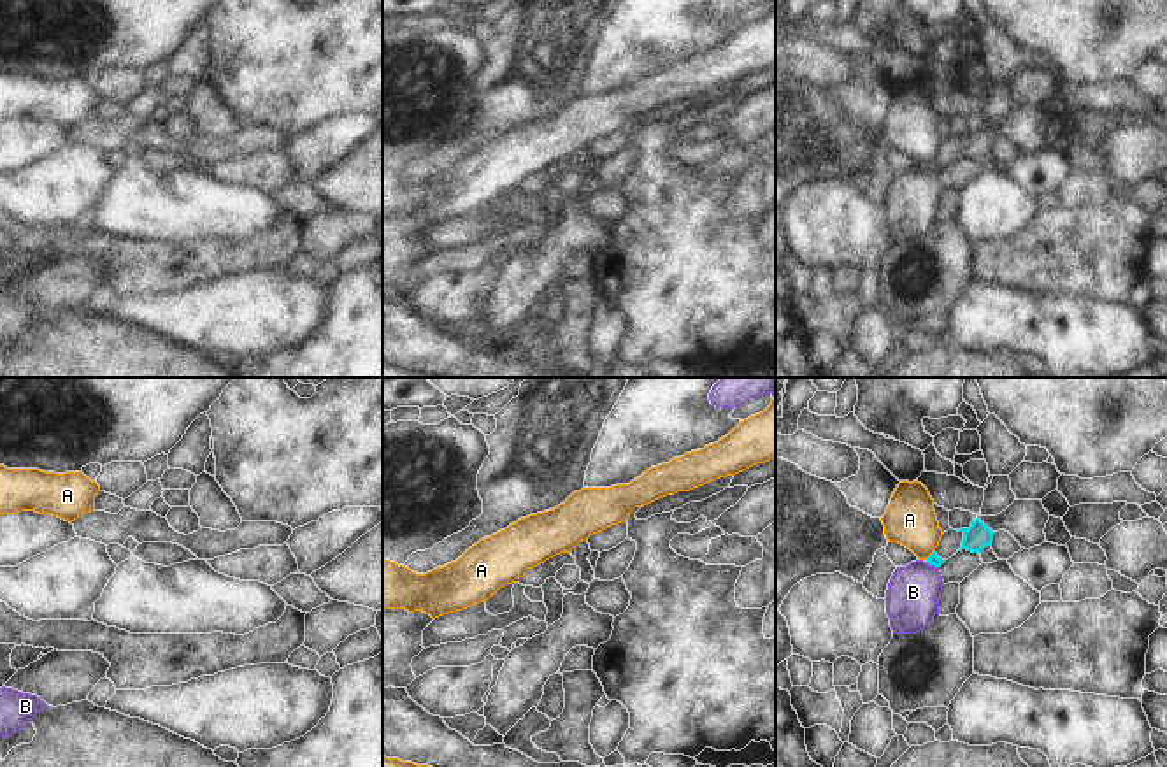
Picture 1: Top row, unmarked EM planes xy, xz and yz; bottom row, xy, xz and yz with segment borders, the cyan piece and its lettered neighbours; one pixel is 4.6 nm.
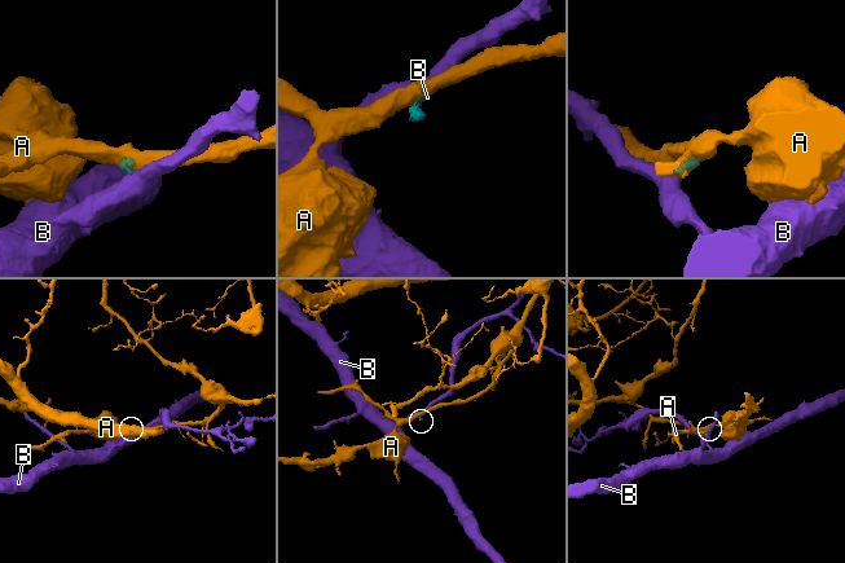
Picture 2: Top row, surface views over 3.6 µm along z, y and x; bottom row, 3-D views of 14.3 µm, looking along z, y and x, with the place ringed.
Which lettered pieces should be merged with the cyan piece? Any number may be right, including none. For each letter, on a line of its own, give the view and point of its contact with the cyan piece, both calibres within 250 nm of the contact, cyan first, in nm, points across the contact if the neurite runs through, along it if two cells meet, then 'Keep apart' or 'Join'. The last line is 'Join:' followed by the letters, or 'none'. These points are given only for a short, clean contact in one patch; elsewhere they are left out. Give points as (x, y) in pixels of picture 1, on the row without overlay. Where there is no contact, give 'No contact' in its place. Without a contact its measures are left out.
A: Touches cyan at yz (930, 162). Thickness 50 nm (cyan) against 240 nm. Boundary: yz (934, 157), (925, 165). Keep apart
B: Touches cyan at yz (934, 172). Thickness 50 nm (cyan) against 240 nm. Boundary: yz (929, 169), (937, 174). Keep apart
Join: none.

